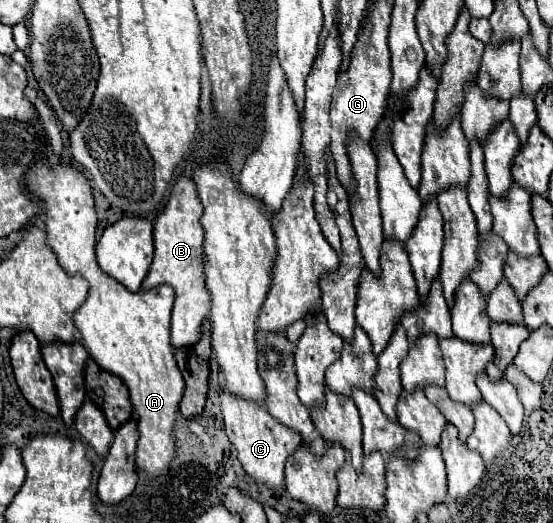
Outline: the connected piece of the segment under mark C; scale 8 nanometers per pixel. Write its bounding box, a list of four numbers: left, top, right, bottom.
[220,392,302,490]

